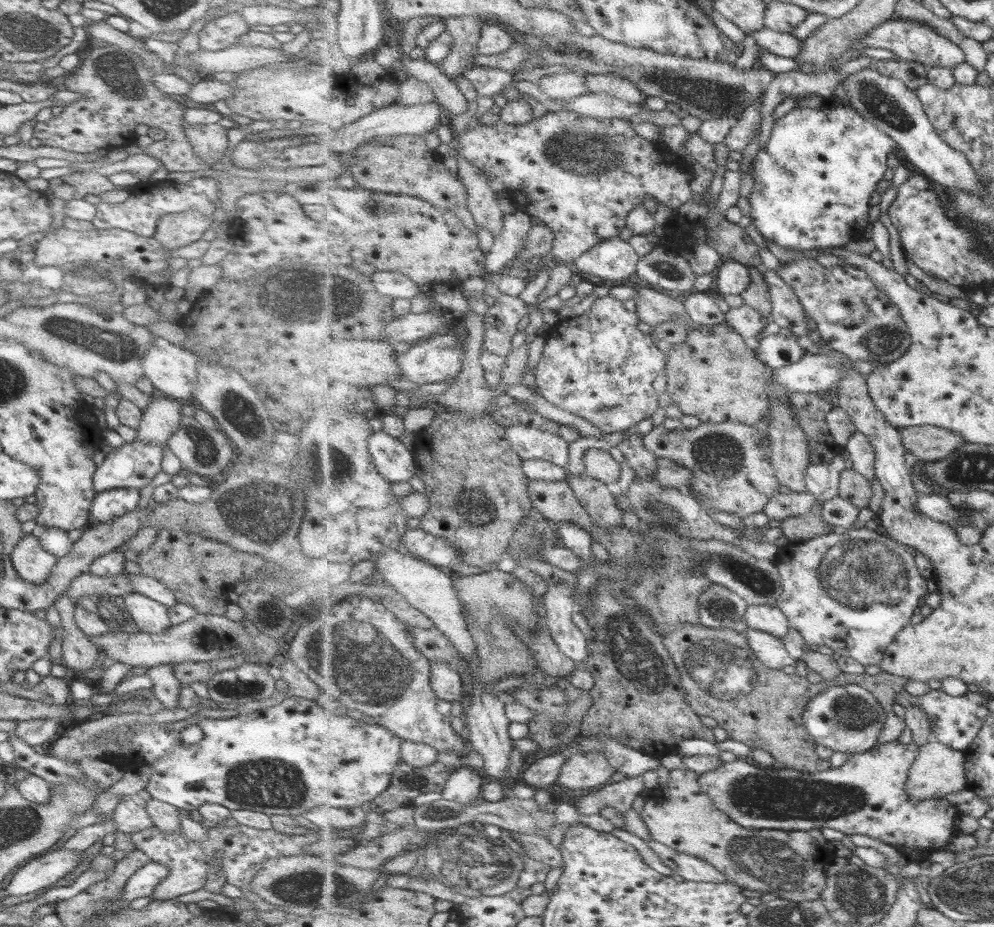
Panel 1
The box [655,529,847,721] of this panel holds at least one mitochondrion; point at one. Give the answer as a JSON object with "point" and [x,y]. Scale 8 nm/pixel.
{"point":[736,683]}

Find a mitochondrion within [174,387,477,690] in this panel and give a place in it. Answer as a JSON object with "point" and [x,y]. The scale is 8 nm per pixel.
{"point":[263,514]}

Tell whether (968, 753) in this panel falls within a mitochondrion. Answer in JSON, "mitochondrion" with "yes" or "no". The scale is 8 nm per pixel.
{"mitochondrion":"no"}

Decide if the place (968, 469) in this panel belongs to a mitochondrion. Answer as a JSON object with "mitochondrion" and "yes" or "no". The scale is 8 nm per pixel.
{"mitochondrion":"yes"}

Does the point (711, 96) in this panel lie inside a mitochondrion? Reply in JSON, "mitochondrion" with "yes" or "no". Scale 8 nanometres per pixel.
{"mitochondrion":"yes"}

